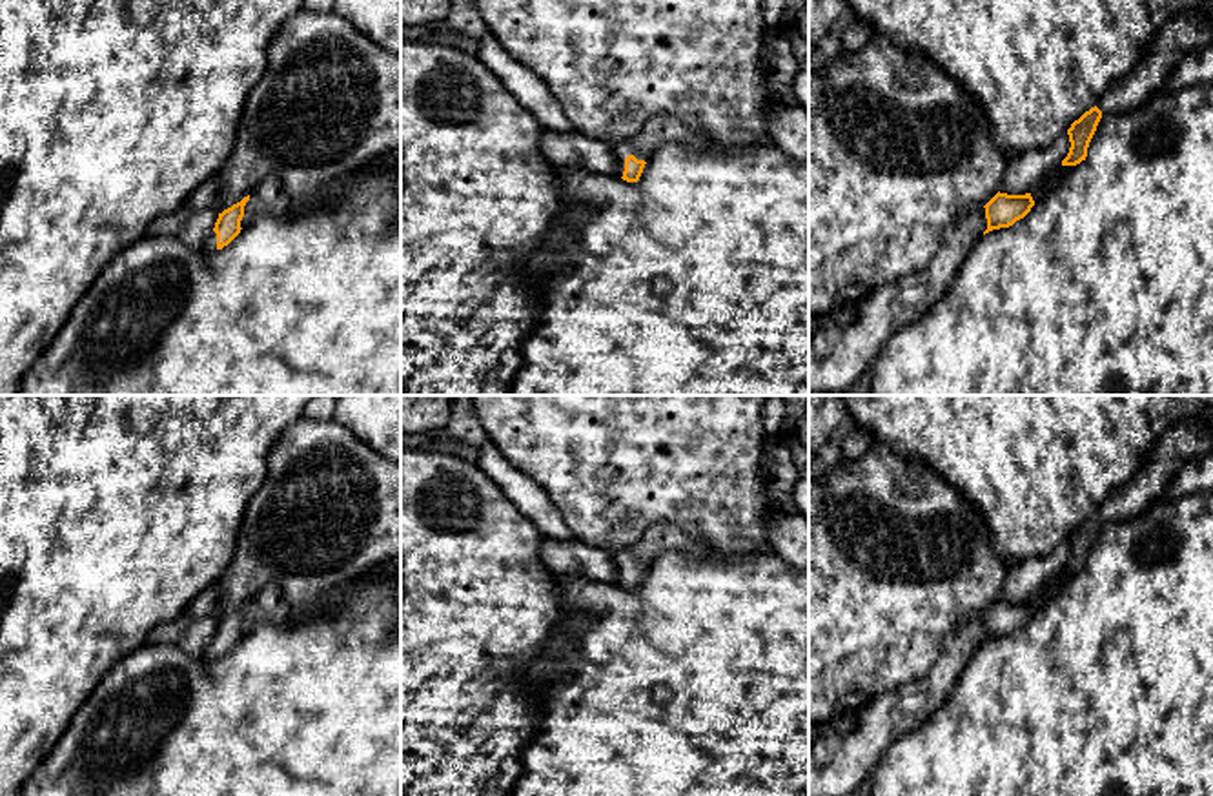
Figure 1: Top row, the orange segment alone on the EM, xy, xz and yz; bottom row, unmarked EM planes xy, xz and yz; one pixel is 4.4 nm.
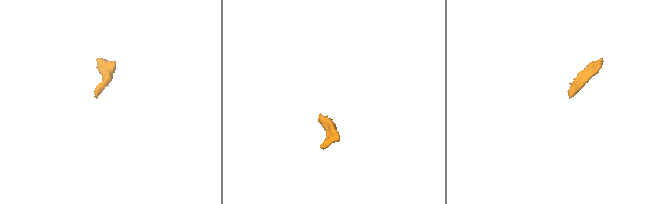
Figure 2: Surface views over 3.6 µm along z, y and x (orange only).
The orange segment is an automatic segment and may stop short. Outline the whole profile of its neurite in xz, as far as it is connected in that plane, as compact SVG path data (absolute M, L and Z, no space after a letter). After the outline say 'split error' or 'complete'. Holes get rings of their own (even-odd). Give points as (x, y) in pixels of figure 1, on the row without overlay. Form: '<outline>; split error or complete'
M657 523L643 537L614 554L617 583L627 590L637 590L650 565L667 552L678 552L687 557L705 557L708 546L690 537L674 525Z; split error

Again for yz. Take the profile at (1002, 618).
M998 599L985 614L967 619L945 638L927 676L867 703L852 732L818 736L809 747L809 796L852 796L872 776L889 743L945 703L973 654L985 641L1013 634L1033 614L1031 601Z; split error

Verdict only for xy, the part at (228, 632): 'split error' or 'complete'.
split error

